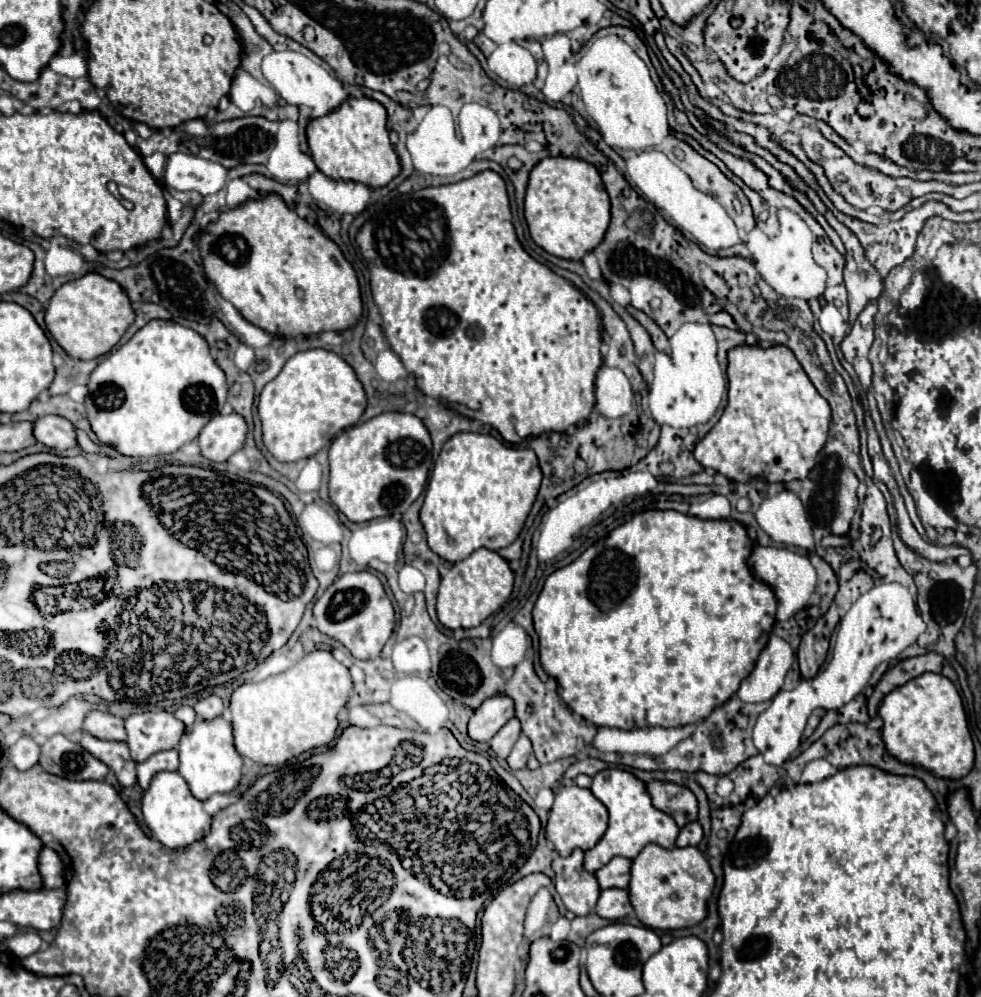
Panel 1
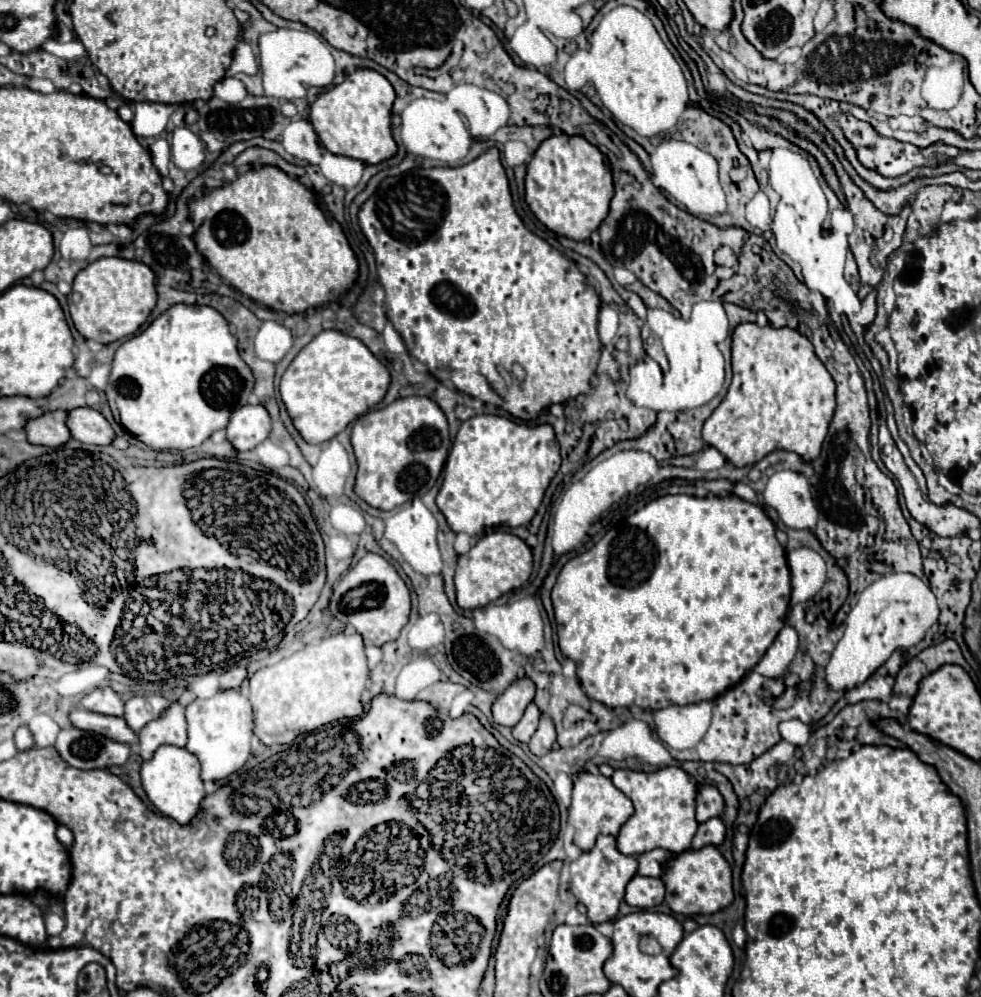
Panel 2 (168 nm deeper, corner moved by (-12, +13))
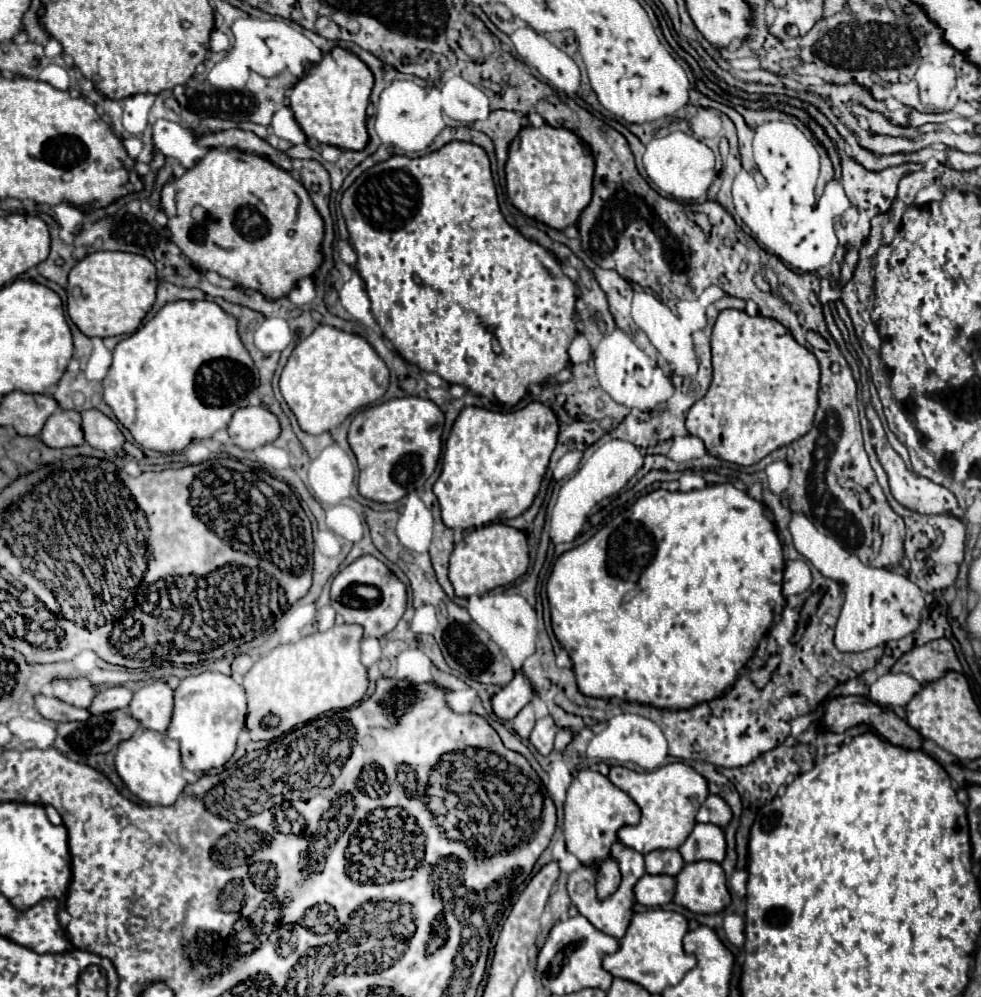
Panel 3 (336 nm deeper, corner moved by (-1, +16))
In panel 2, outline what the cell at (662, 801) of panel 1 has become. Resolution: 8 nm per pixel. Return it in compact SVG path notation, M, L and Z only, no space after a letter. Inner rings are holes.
M702 785L698 791L698 807L696 807L696 819L698 823L704 823L712 817L722 817L724 813L724 797L720 791L712 785Z

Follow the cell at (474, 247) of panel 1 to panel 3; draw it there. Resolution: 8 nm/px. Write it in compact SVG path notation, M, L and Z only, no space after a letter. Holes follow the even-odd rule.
M451 142L443 146L437 152L431 152L421 158L407 158L407 156L393 156L385 162L375 164L371 170L363 172L349 190L345 190L341 198L341 212L347 222L349 238L357 254L357 272L365 280L367 294L371 300L371 312L381 328L381 334L397 348L405 360L417 364L423 372L433 372L439 374L443 380L449 384L461 384L473 394L487 396L489 400L499 400L501 404L513 408L517 406L523 396L527 394L529 386L533 384L545 384L549 378L555 378L563 368L567 368L569 354L567 348L571 340L577 336L577 324L575 324L575 302L577 302L577 284L565 276L561 270L561 264L555 260L551 252L547 252L543 246L537 242L525 238L517 228L507 224L503 218L499 204L497 204L497 194L495 194L495 184L493 184L493 174L489 166L489 158L483 148L477 144L467 144L467 142ZM497 338L501 346L501 354L497 356L491 350L491 342Z

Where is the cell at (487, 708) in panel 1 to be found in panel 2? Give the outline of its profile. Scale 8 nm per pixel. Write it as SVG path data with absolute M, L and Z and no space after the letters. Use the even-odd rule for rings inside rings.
M522 677L514 681L492 705L494 723L514 727L522 719L524 709L534 701L534 693L536 693L536 685L532 679Z

